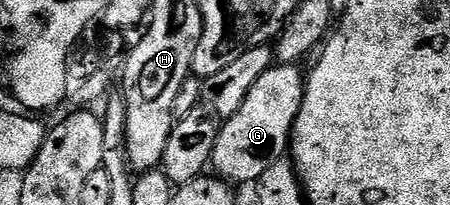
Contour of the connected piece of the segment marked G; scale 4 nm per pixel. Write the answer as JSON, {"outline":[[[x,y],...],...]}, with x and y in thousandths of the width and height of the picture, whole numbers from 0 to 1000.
{"outline":[[[611,307],[578,380],[560,439],[551,439],[551,478],[542,478],[542,517],[524,537],[524,556],[500,571],[487,620],[480,712],[471,712],[467,820],[491,873],[513,902],[562,902],[604,810],[604,790],[629,776],[644,712],[644,644],[653,629],[658,556],[667,556],[671,483],[680,454],[680,371],[662,312]]]}

